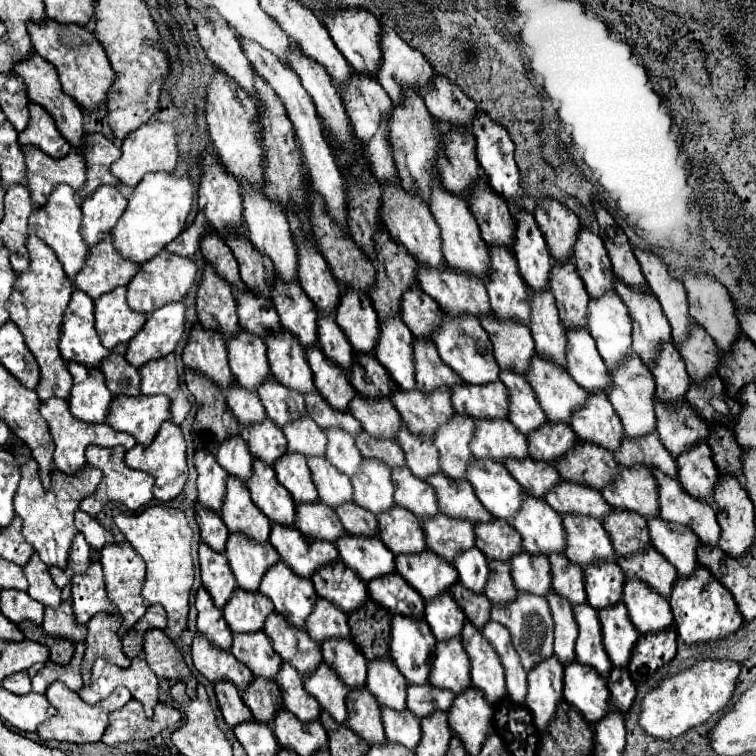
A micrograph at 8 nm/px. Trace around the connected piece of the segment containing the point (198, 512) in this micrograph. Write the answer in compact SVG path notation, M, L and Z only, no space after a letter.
M199 501L195 503L195 519L197 519L197 525L201 529L201 539L209 547L223 553L227 537L229 537L229 531L225 529L223 519L217 513L213 513L211 509L205 509Z

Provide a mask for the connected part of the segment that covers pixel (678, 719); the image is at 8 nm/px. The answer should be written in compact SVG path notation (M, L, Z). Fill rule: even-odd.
M703 659L693 667L663 679L641 701L639 725L657 739L673 739L691 727L703 725L711 715L721 711L733 695L741 663L729 659Z

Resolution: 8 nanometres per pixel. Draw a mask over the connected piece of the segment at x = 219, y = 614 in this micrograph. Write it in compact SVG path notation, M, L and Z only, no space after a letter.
M201 585L199 591L197 591L197 611L199 611L199 617L197 617L197 629L209 637L209 641L221 649L231 649L231 639L233 639L233 633L223 617L223 611L215 607L209 591Z

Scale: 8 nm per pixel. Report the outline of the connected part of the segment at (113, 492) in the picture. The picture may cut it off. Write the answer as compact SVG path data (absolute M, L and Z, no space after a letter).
M89 445L89 449L85 449L85 457L87 457L89 465L101 469L103 479L101 479L99 487L95 489L95 493L89 495L89 499L85 497L85 501L81 501L81 505L79 505L81 511L85 511L89 515L97 515L103 509L103 505L107 505L109 501L123 503L129 511L137 511L153 499L153 477L149 473L129 469L123 461L125 449L121 449L121 447L107 449L107 447L99 447L99 445Z

